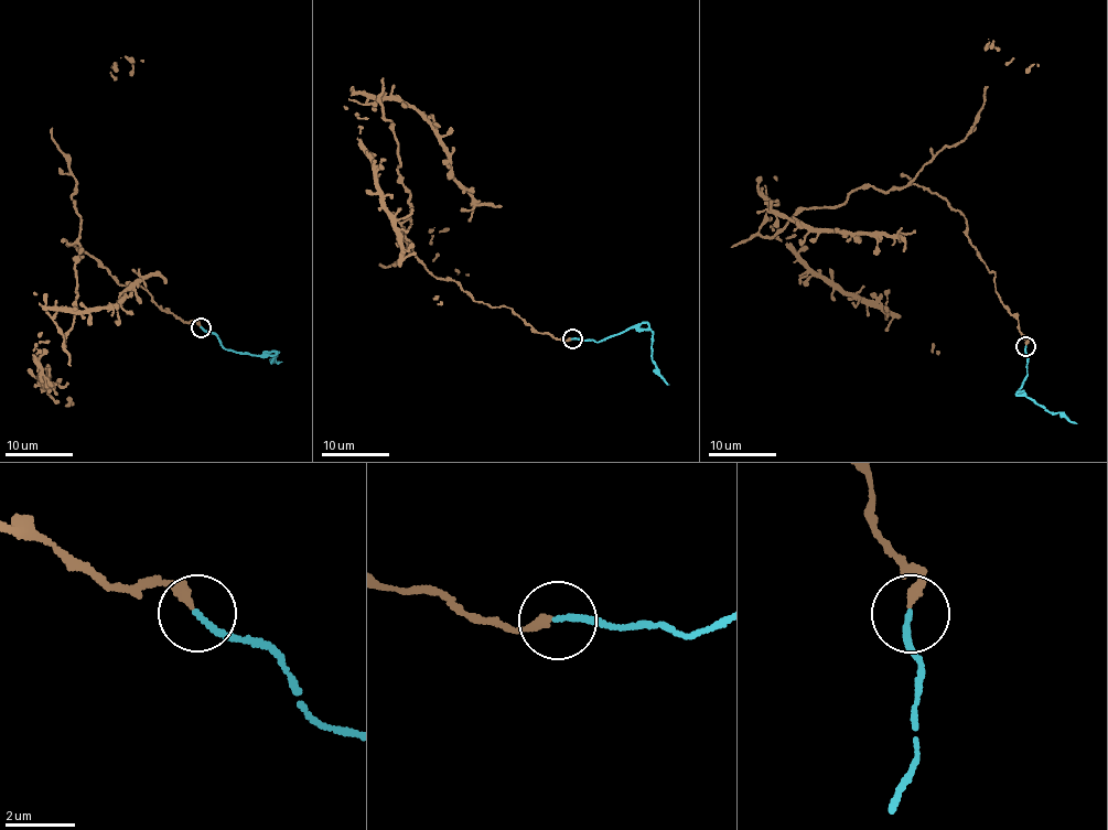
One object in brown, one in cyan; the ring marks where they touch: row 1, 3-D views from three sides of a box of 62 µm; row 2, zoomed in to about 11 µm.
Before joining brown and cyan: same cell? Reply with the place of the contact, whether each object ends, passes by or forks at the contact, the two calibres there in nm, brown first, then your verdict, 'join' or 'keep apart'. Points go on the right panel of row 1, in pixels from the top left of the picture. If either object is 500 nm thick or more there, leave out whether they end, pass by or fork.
(1025, 346) | brown ends | cyan ends | 280/160 nm | join

